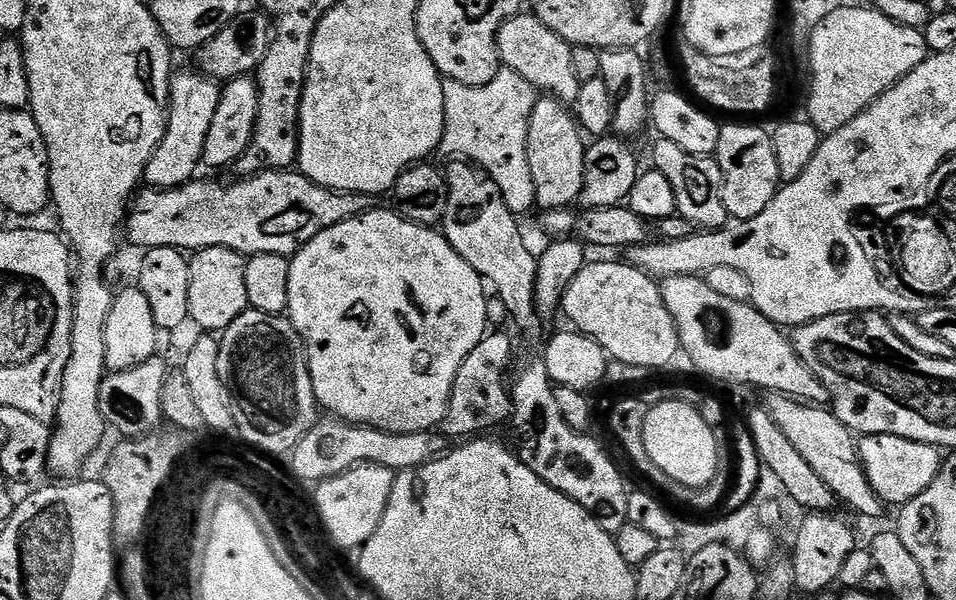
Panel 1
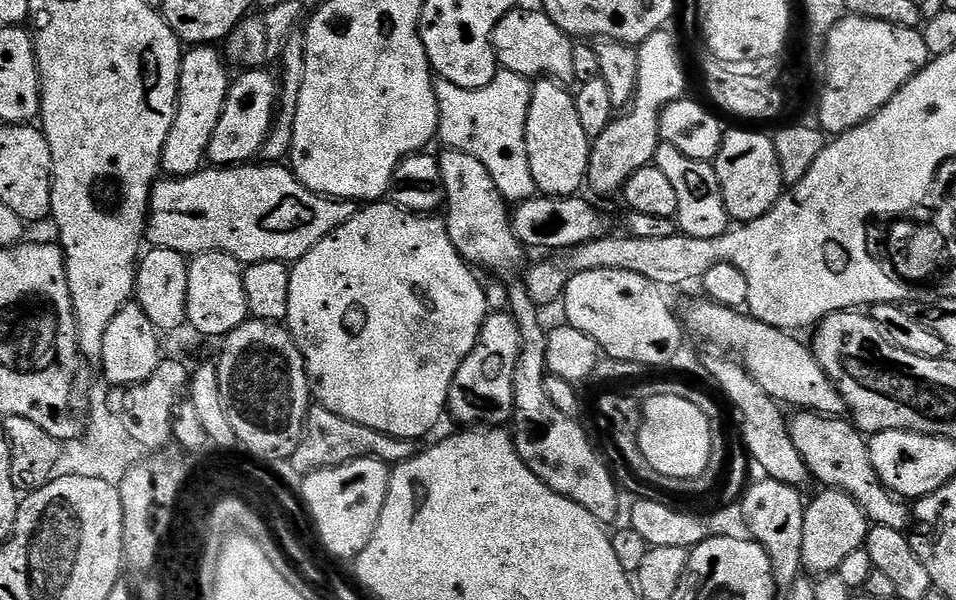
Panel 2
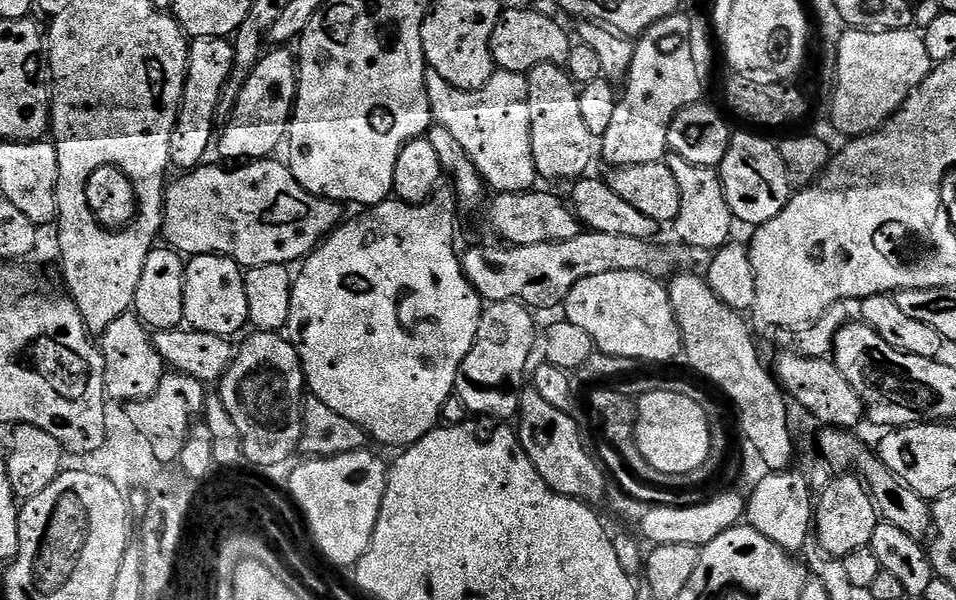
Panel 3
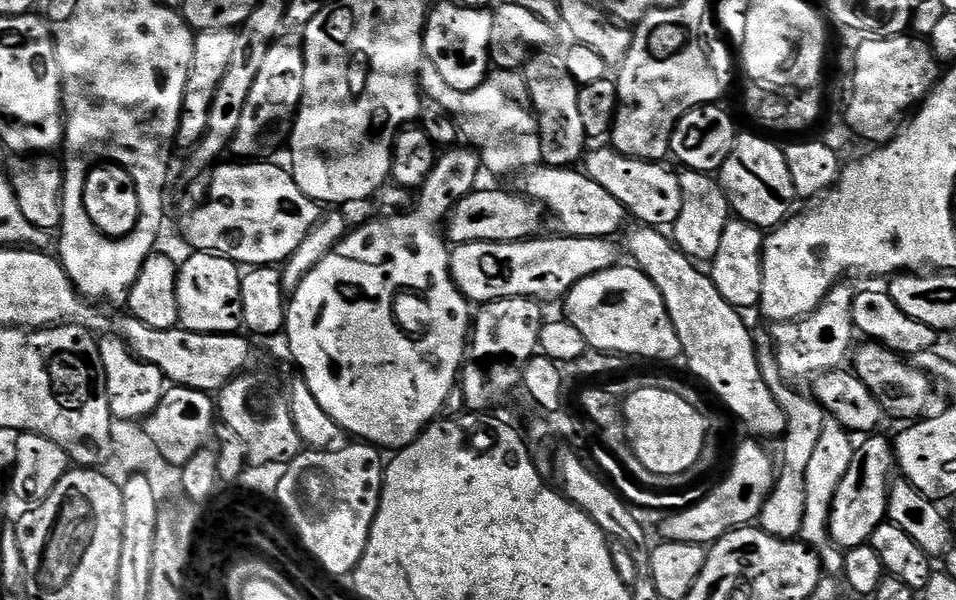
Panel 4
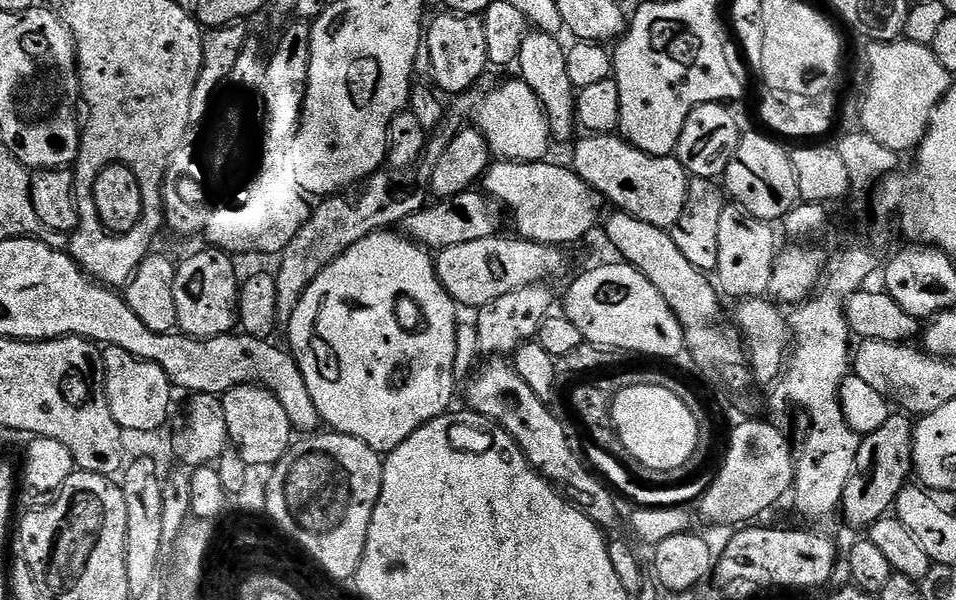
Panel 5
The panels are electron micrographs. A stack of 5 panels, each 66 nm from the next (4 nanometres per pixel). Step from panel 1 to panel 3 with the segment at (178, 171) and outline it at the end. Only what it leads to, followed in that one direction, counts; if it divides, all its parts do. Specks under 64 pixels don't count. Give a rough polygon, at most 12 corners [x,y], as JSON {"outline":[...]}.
{"outline":[[197,36],[172,131],[172,164],[199,168],[218,132],[232,40]]}

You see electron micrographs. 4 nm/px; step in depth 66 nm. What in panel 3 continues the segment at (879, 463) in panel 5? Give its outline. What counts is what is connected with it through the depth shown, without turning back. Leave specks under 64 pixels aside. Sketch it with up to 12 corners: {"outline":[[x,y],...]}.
{"outline":[[840,474],[814,500],[814,539],[867,548],[878,513],[865,481]]}

